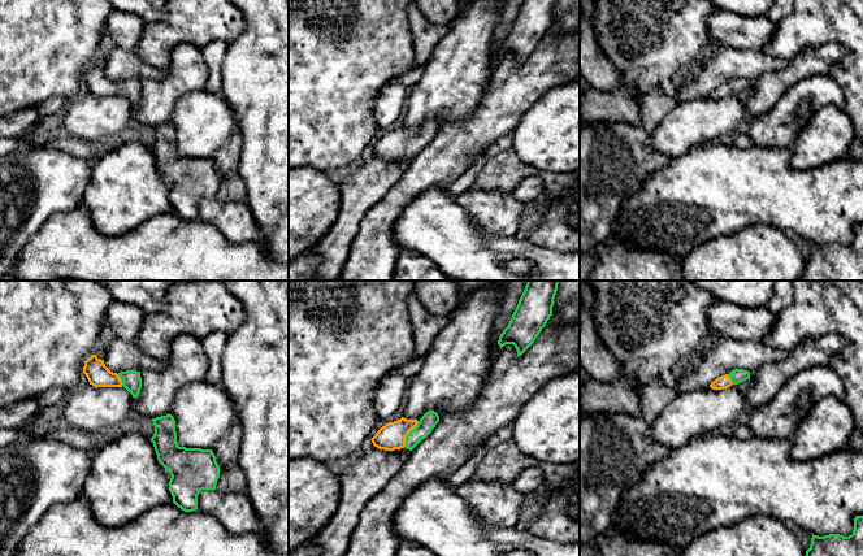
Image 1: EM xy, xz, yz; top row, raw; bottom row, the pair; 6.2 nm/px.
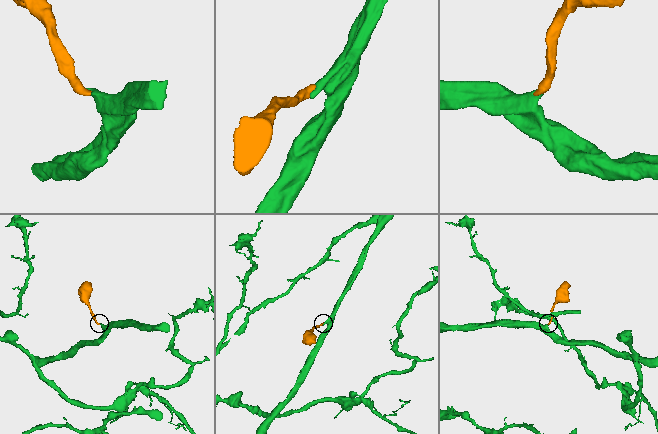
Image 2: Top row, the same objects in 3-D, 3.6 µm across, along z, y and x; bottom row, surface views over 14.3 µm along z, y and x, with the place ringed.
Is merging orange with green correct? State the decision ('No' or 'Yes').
Yes

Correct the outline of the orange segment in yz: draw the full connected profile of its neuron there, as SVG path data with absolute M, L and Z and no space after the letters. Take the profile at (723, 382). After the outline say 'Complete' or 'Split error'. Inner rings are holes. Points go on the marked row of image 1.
M734 369L729 374L721 375L716 378L710 387L712 390L724 390L730 387L732 385L738 385L746 379L750 379L750 373L743 369Z. Split error

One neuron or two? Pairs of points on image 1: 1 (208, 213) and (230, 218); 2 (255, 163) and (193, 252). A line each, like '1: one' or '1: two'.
1: one
2: two

